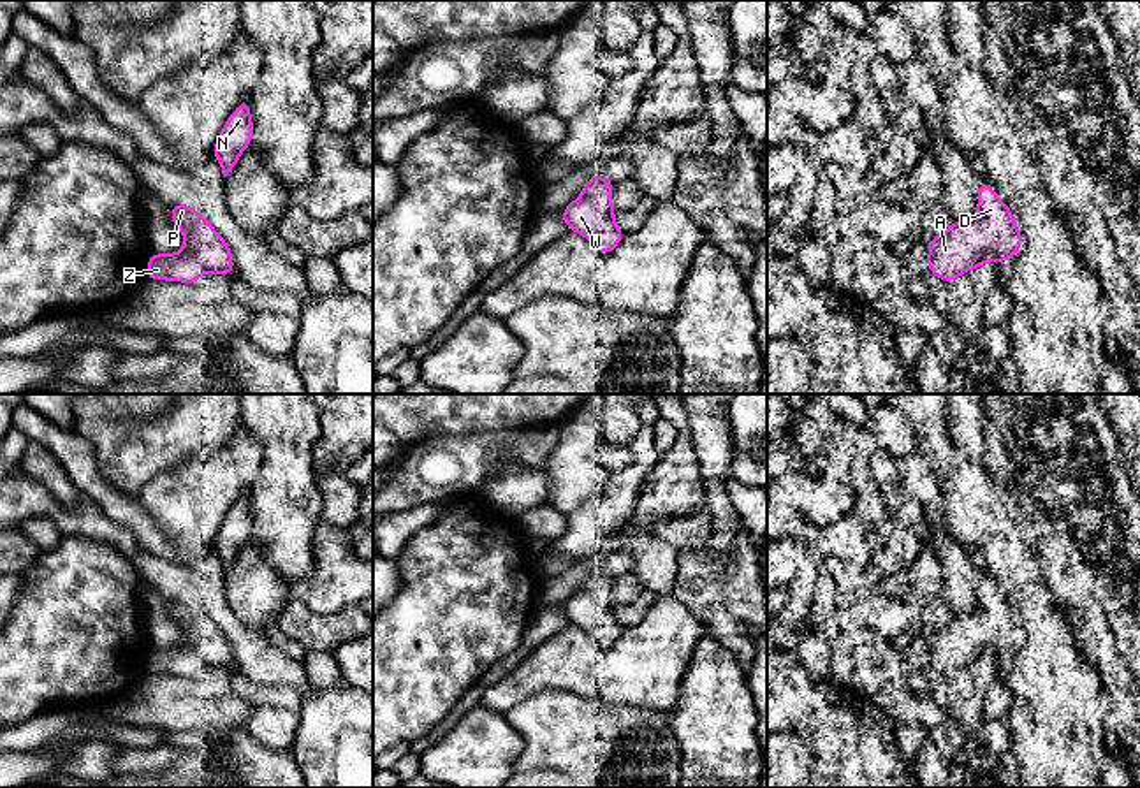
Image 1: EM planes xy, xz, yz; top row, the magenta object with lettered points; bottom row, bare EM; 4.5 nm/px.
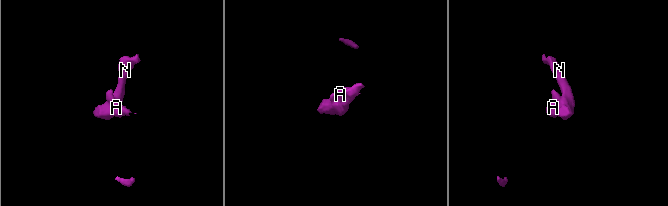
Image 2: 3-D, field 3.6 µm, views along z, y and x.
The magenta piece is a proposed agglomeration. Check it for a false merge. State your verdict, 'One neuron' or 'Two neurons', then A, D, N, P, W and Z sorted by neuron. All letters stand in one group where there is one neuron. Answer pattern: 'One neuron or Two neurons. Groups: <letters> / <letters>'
One neuron. Groups: A D N P W Z

